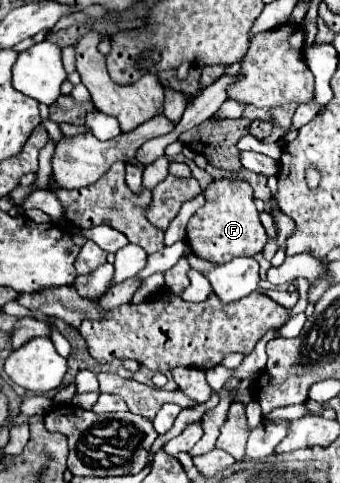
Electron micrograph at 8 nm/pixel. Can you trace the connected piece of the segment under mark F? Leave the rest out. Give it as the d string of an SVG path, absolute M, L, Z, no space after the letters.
M214 180L206 190L206 204L196 210L188 222L186 238L194 254L212 264L226 264L238 256L254 256L262 252L268 236L260 224L252 188L244 180Z

